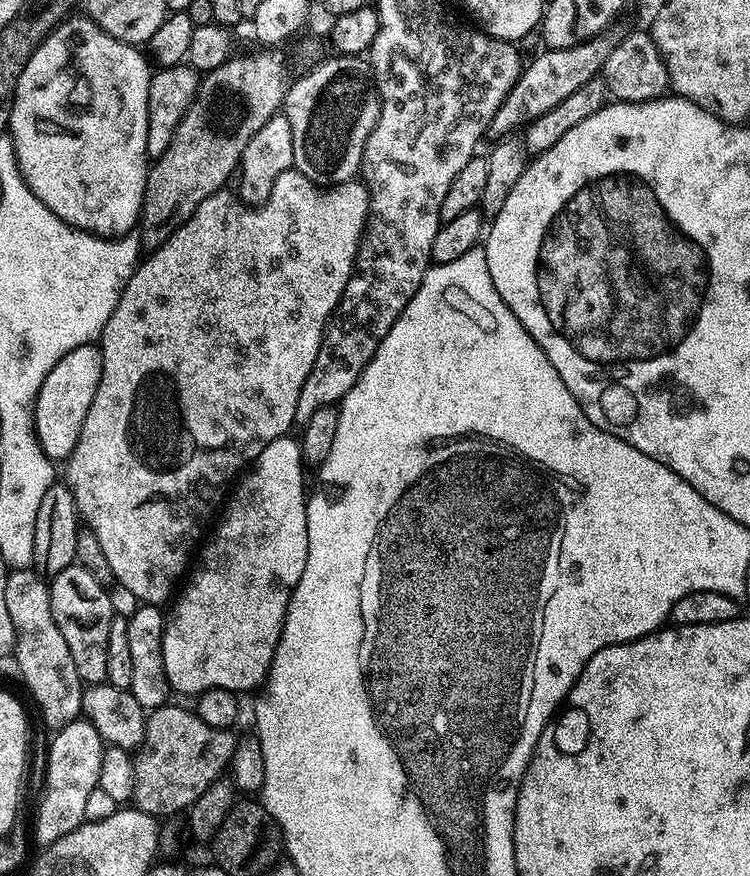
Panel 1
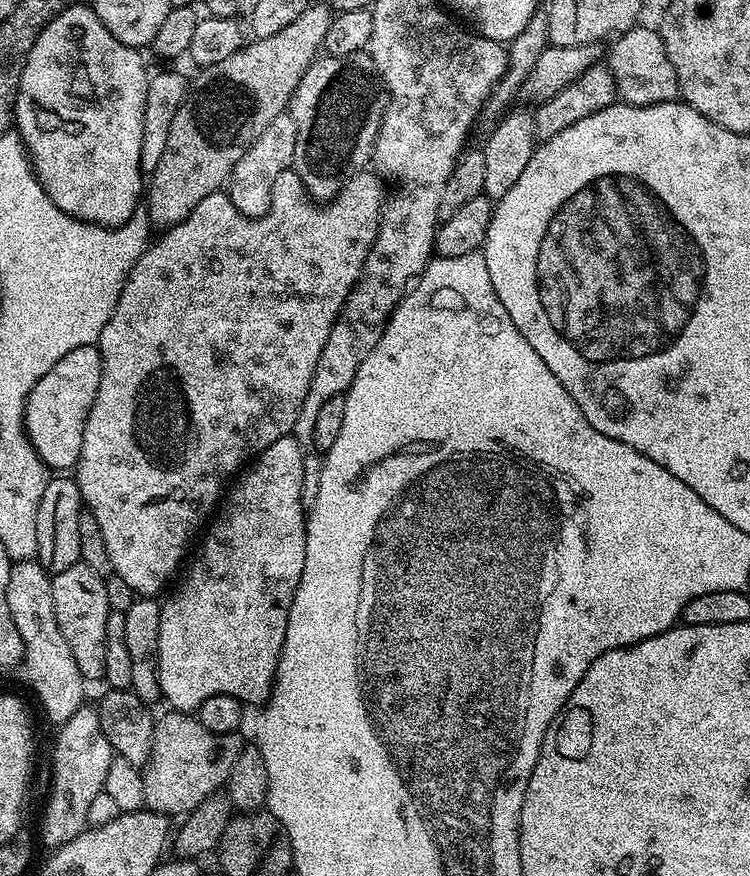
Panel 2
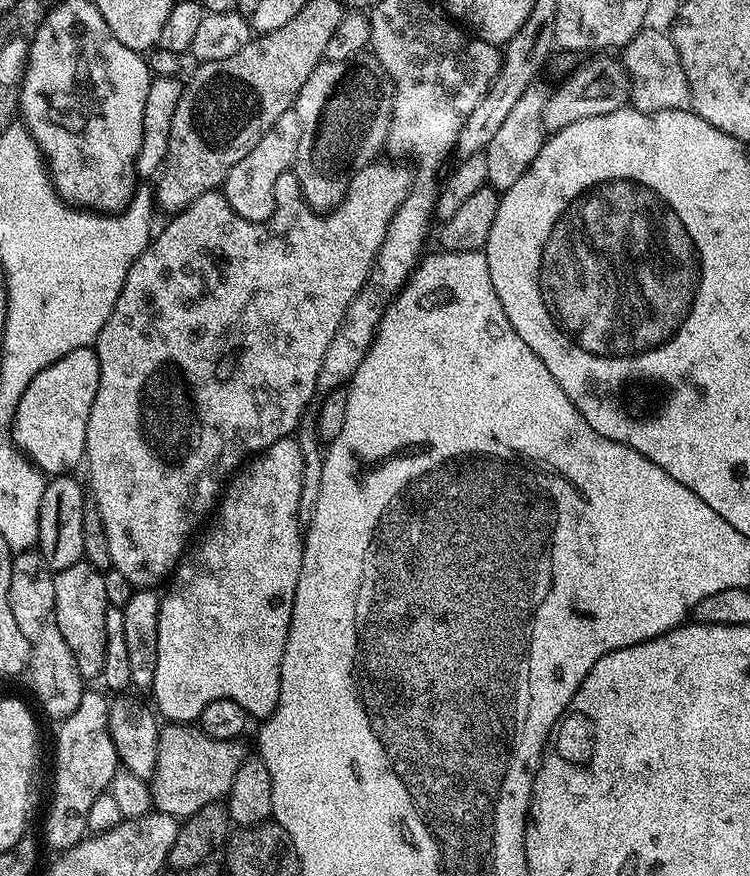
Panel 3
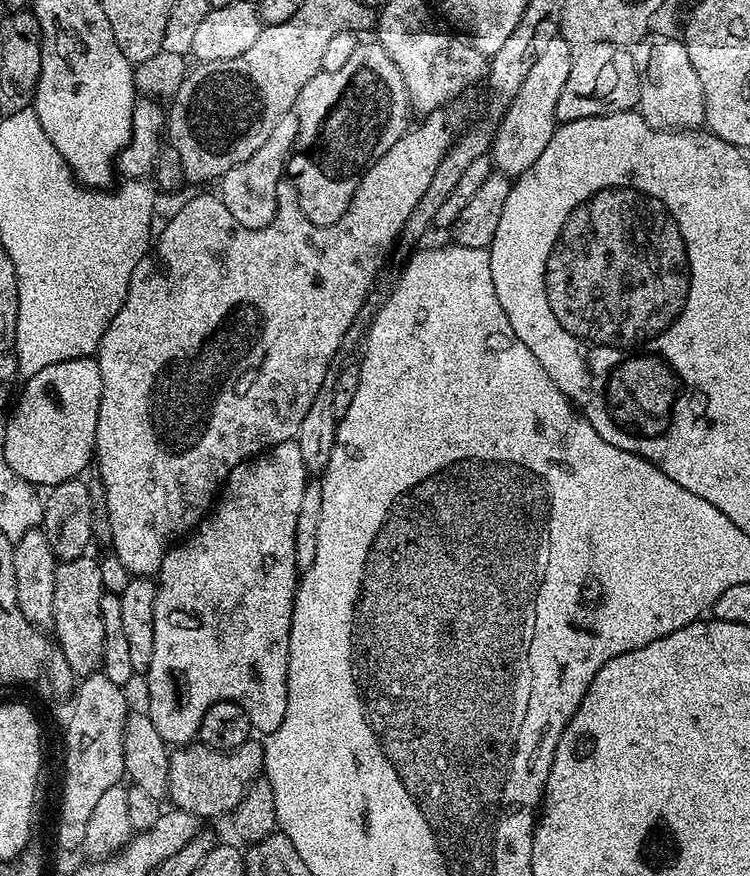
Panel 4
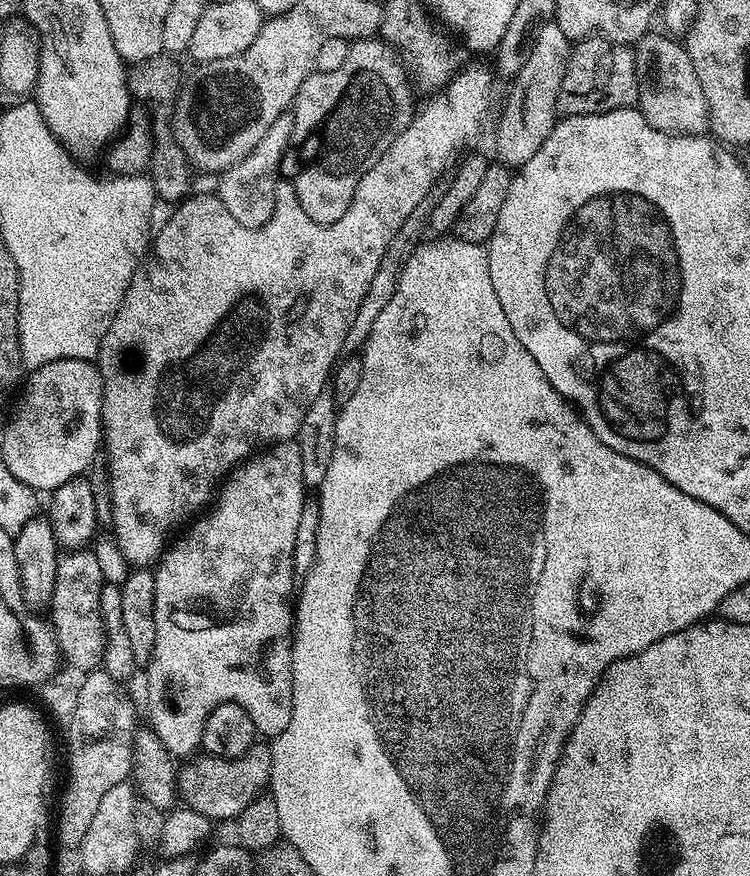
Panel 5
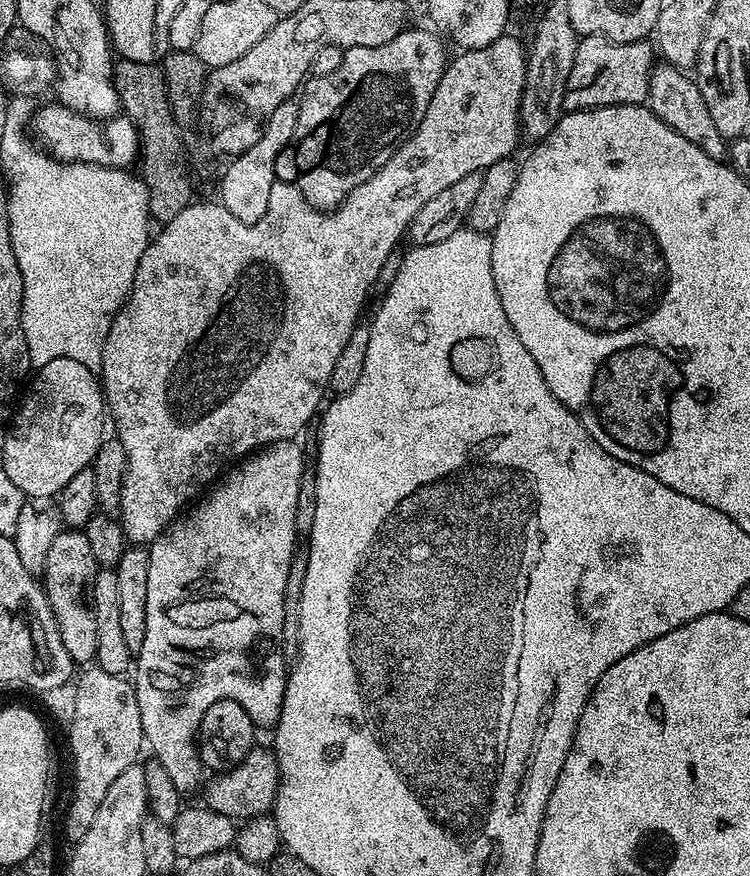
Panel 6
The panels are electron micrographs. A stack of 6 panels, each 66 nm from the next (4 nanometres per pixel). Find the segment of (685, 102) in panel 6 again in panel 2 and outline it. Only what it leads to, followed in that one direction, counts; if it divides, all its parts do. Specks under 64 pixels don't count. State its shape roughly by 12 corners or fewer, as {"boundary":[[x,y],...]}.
{"boundary":[[655,27],[615,37],[606,67],[619,99],[671,104],[678,74]]}

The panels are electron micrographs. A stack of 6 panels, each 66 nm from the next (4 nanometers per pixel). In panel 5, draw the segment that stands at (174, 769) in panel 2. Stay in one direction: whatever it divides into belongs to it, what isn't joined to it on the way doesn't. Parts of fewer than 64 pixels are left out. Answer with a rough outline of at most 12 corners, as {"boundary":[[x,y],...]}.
{"boundary":[[272,750],[207,754],[178,772],[183,803],[213,822],[272,783]]}

